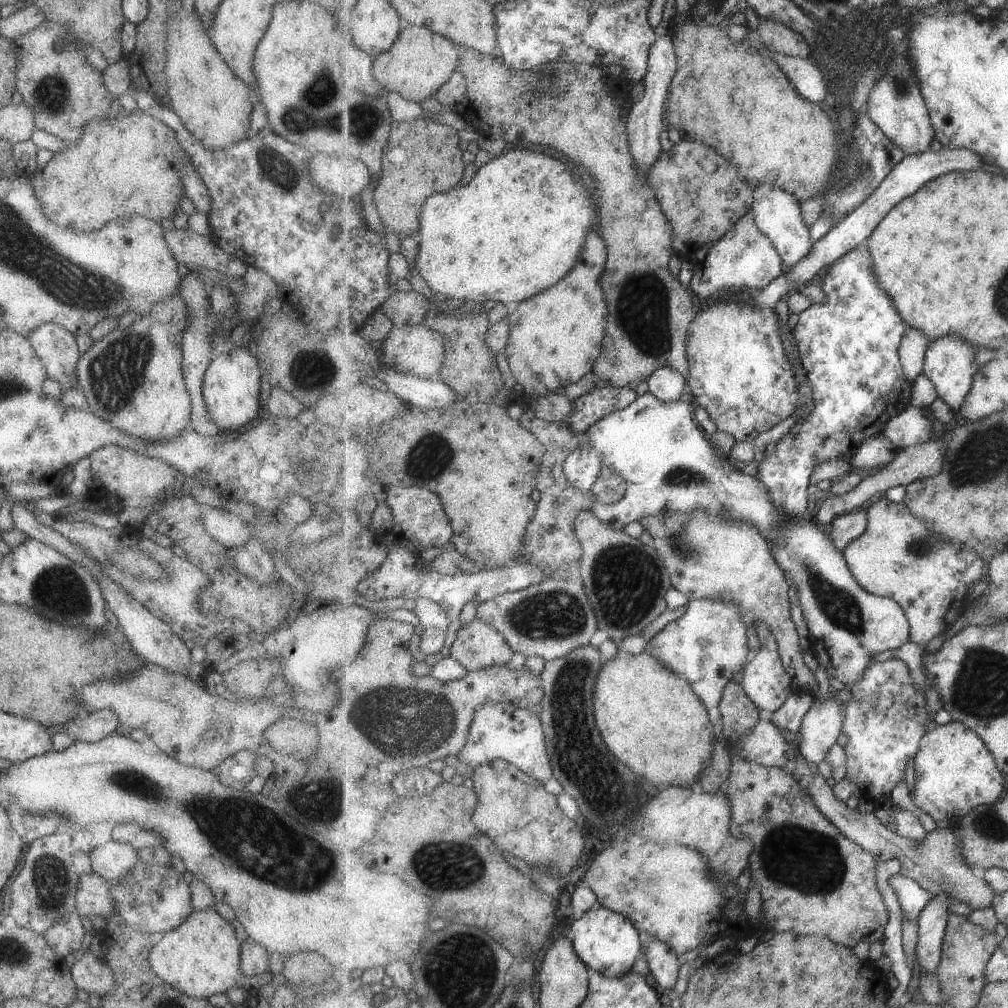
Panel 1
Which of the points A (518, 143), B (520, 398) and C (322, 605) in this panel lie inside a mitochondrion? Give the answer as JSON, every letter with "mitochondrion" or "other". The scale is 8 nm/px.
{"A":"other","B":"other","C":"other"}

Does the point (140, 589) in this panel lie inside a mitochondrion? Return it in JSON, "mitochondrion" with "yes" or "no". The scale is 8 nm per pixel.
{"mitochondrion":"no"}

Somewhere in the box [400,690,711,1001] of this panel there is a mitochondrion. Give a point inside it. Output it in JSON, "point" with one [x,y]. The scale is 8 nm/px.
{"point":[441,864]}

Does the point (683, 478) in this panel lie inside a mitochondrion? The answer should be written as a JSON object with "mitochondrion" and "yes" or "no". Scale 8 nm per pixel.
{"mitochondrion":"yes"}

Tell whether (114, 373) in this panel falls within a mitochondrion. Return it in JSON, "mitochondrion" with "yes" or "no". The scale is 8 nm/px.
{"mitochondrion":"yes"}

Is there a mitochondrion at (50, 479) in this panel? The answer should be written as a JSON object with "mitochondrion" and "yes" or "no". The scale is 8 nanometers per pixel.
{"mitochondrion":"no"}

